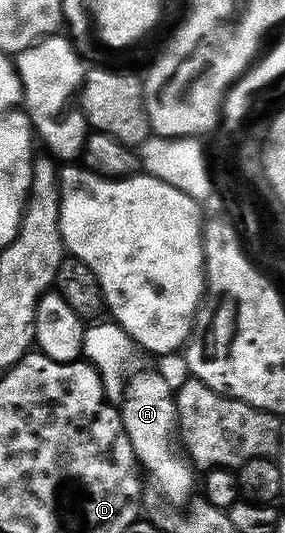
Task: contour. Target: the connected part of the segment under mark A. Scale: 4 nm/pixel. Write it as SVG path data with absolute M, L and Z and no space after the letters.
M138 372L125 381L120 411L128 442L132 442L141 471L154 479L155 486L167 496L163 497L171 505L178 506L195 495L196 472L189 459L176 447L178 412L174 406L175 395L172 384L170 388L169 382L160 373Z

